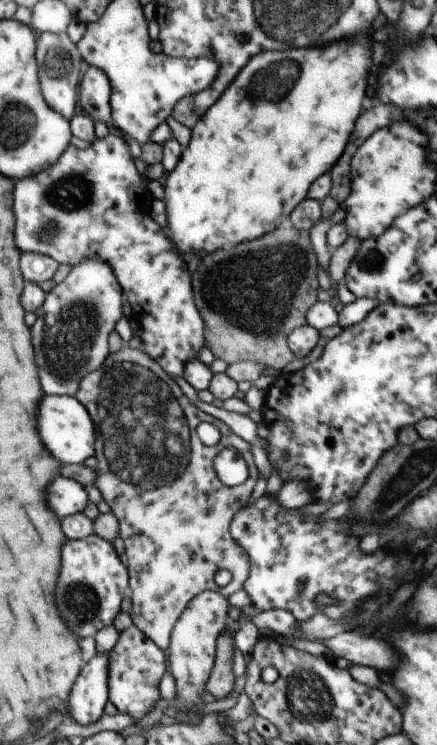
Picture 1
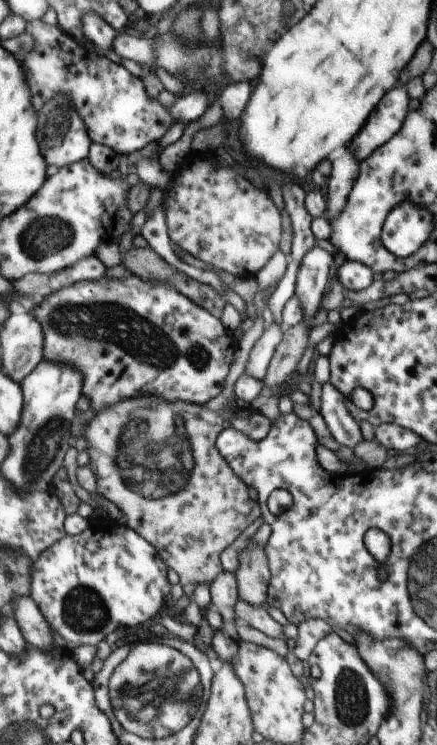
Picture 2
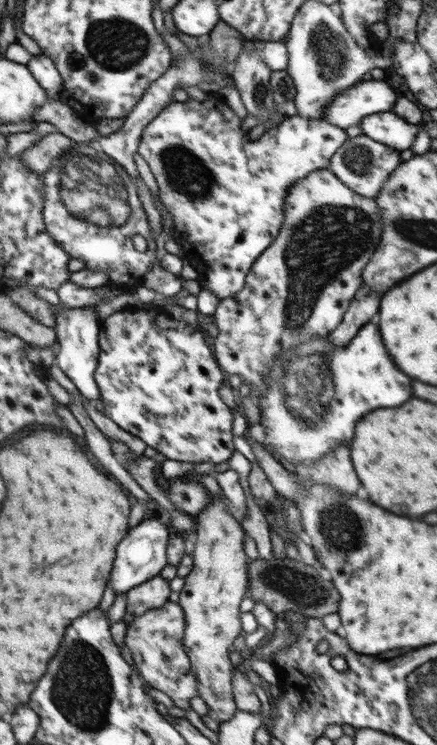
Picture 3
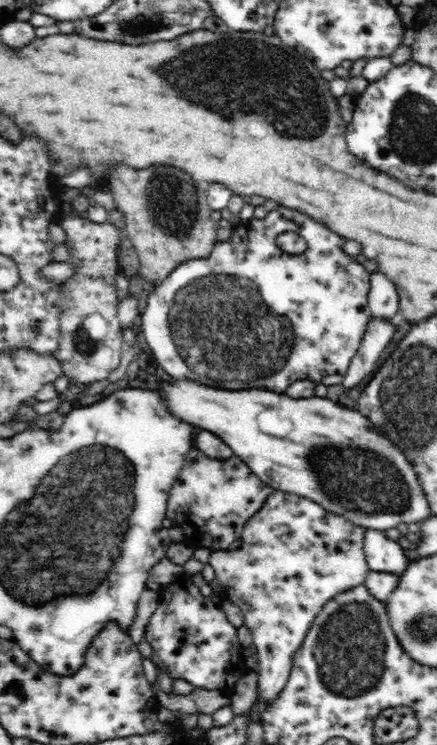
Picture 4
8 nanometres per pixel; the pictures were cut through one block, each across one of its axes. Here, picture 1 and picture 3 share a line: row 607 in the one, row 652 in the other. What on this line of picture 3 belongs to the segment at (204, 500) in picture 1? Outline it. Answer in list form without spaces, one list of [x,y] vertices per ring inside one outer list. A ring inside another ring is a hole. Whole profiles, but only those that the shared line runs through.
[[[166,602],[158,609],[148,610],[128,625],[125,643],[132,651],[136,668],[149,688],[166,693],[173,703],[187,711],[190,700],[199,694],[199,682],[190,664],[183,644],[186,629],[182,607],[175,602]]]

